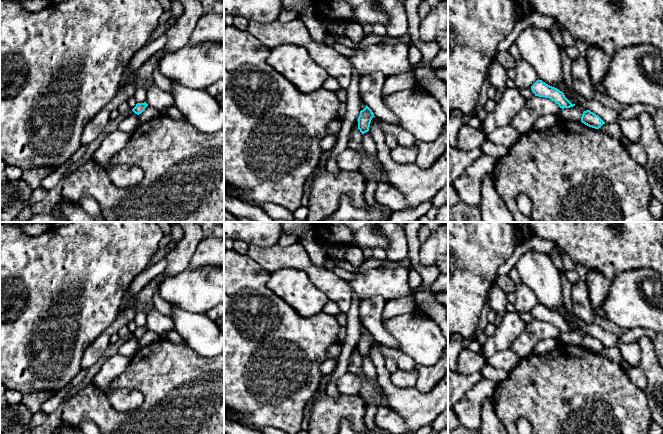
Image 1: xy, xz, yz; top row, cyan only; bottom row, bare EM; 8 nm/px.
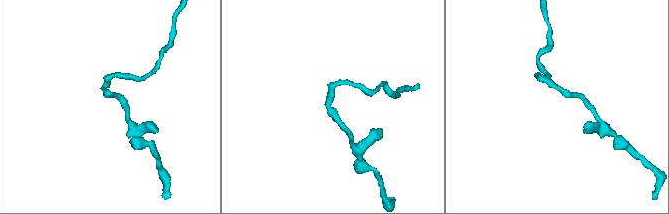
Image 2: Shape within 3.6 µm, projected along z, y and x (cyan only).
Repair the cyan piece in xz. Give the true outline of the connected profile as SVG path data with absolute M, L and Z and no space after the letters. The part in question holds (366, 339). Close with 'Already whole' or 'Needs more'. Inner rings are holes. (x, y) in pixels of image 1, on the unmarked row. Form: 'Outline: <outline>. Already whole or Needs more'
Outline: M361 323L357 345L362 358L370 356L376 368L376 381L389 401L388 407L404 418L407 427L404 434L432 424L448 407L448 372L428 392L418 391L415 387L401 389L391 382L391 374L385 367L385 357L378 351L372 334Z. Needs more

